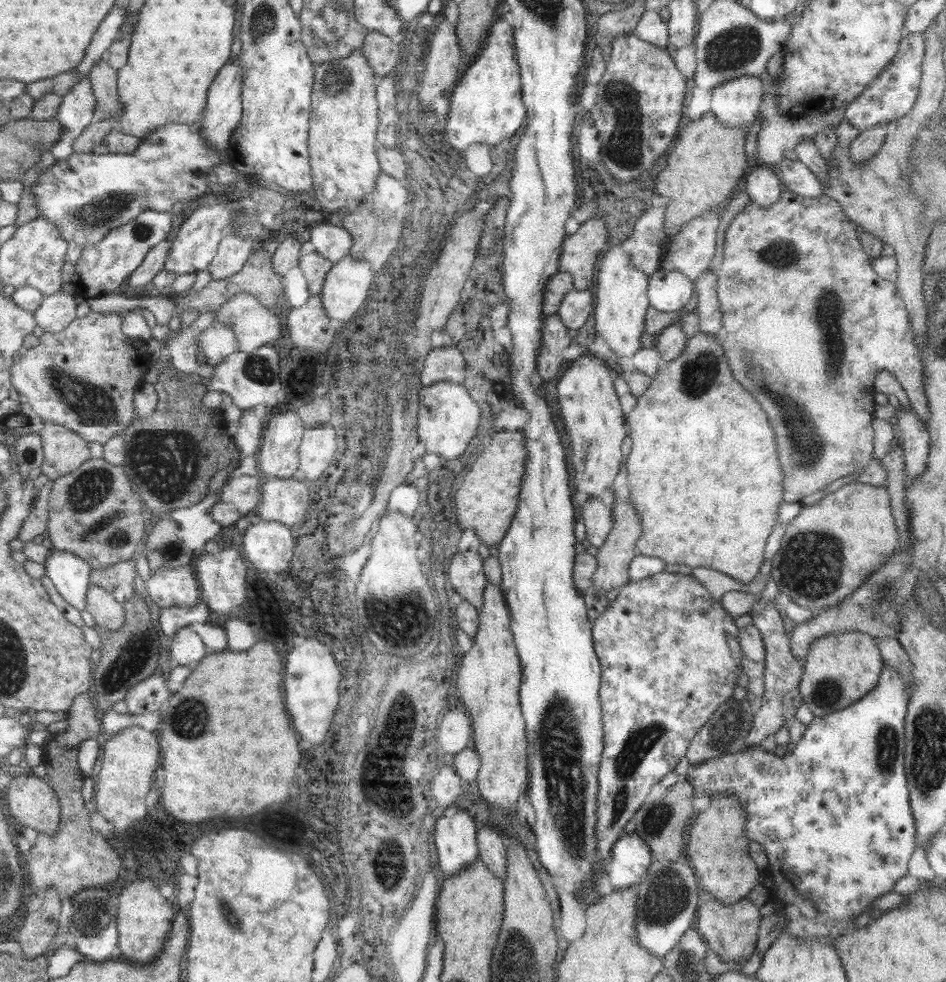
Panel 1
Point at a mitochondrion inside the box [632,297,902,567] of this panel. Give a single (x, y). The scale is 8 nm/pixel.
(699, 373)

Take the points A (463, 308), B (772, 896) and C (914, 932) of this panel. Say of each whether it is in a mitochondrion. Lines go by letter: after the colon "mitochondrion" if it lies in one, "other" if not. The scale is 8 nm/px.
A: other
B: other
C: other

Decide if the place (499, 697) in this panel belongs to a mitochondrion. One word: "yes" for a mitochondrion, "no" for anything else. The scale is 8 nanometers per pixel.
no

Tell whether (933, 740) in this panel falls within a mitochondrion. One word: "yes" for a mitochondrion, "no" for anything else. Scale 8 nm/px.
yes

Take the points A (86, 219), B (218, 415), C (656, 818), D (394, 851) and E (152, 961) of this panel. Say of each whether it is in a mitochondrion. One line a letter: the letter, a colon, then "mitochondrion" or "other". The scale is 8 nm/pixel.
A: mitochondrion
B: other
C: mitochondrion
D: mitochondrion
E: other

